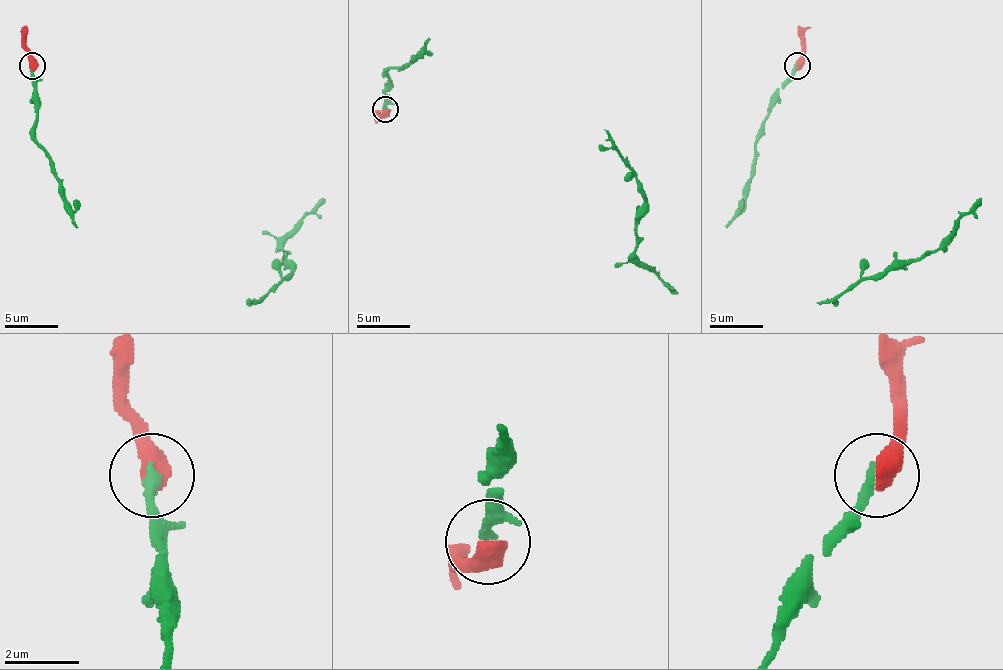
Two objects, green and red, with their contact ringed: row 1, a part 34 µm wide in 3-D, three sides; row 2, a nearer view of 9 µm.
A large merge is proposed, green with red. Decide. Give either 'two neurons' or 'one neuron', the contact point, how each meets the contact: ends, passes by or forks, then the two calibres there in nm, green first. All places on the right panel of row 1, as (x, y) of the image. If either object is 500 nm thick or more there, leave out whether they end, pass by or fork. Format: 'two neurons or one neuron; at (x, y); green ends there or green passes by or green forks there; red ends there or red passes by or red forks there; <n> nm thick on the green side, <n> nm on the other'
one neuron; at (797, 66); 280 nm thick on the green side, 600 nm on the other

